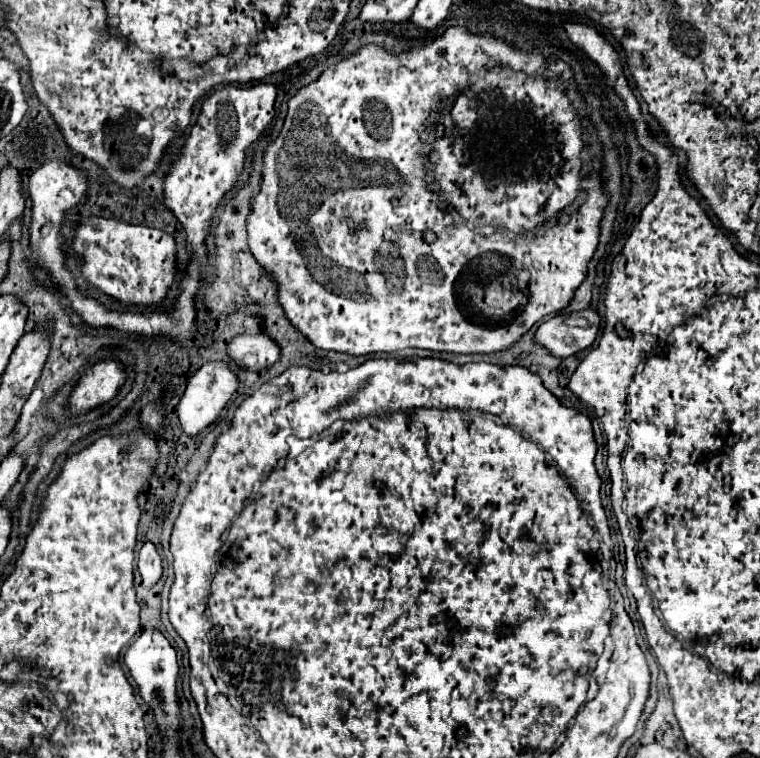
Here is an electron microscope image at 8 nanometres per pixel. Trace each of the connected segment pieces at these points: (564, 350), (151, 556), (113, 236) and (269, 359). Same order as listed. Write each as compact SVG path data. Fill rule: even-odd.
M595 309L577 311L571 315L555 315L553 319L539 325L537 341L563 359L591 347L591 343L597 339L599 327L601 315ZM573 315L577 315L577 325L571 321Z
M145 543L139 551L139 559L137 559L137 567L139 567L139 573L143 577L143 585L145 587L151 587L159 581L161 577L161 557L159 553L155 551L155 545L153 543Z
M89 217L79 223L73 253L83 257L83 277L123 305L157 307L173 283L175 271L175 239L159 229L143 225L127 225L115 219Z
M263 333L257 335L237 335L227 345L229 361L247 371L259 371L271 367L279 359L279 347L271 337Z

